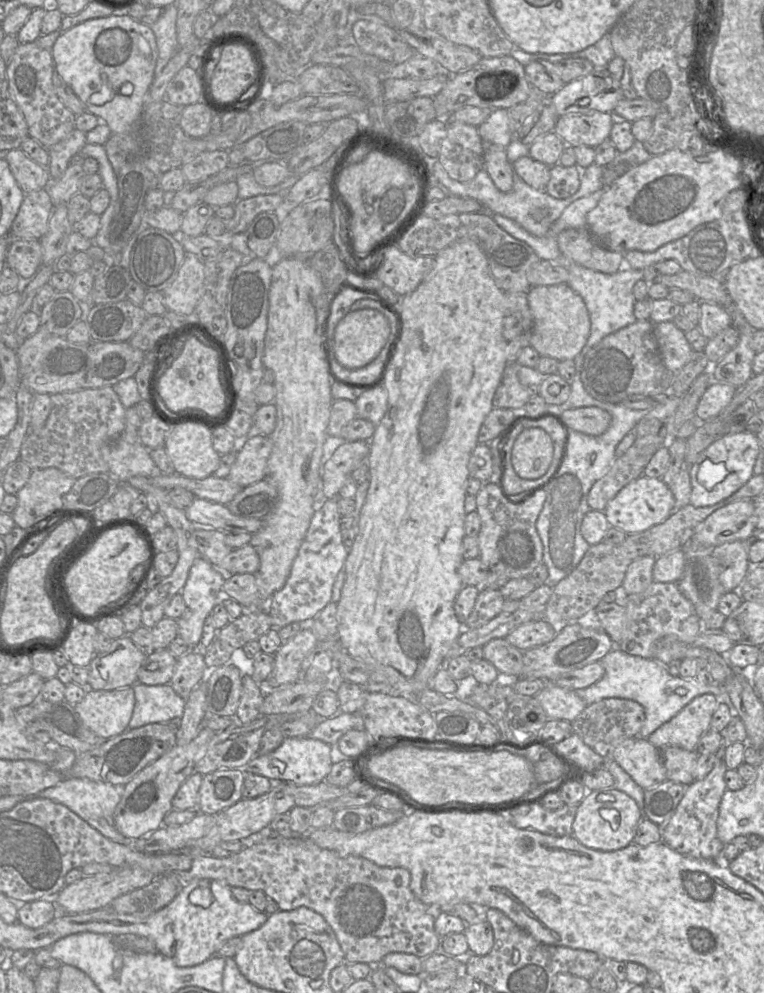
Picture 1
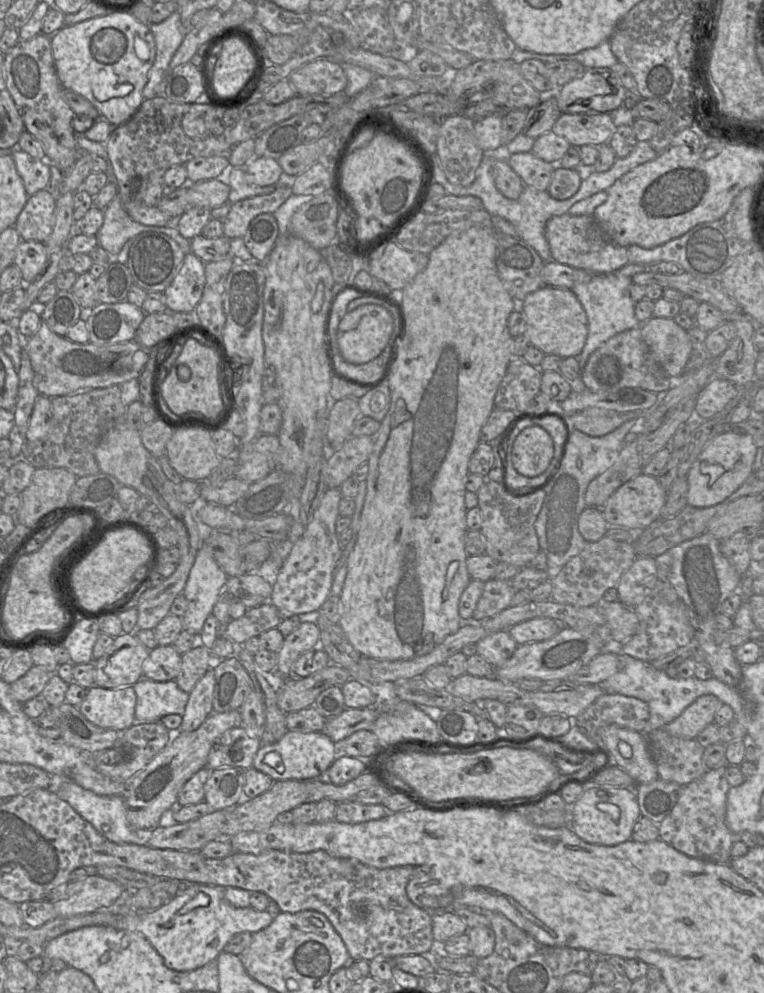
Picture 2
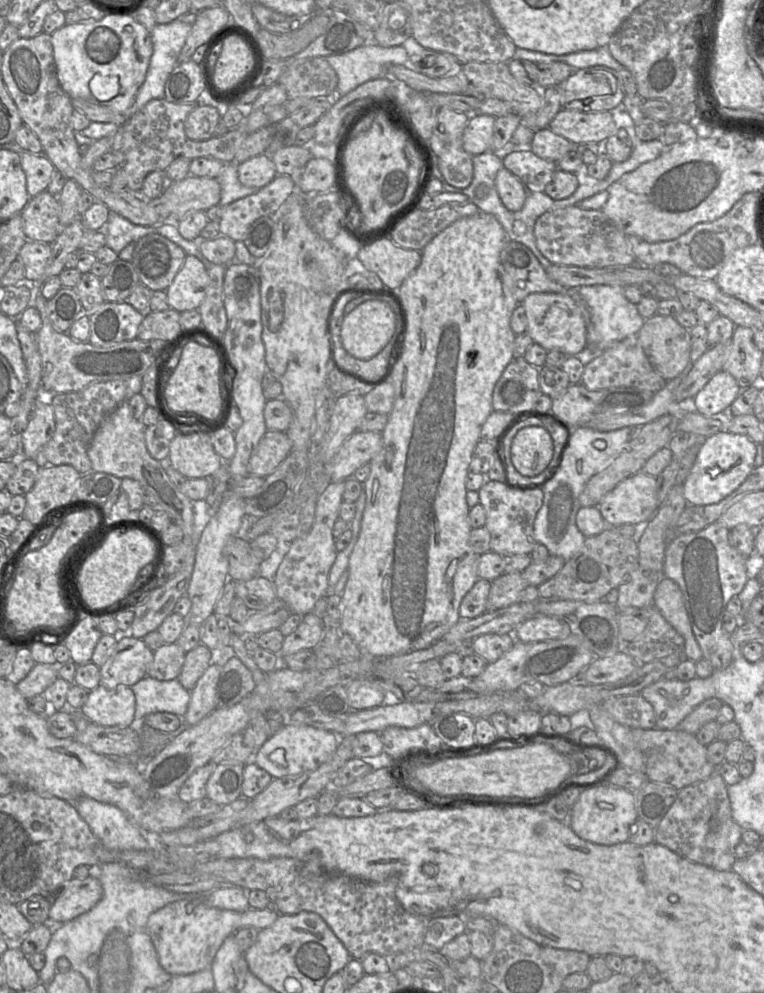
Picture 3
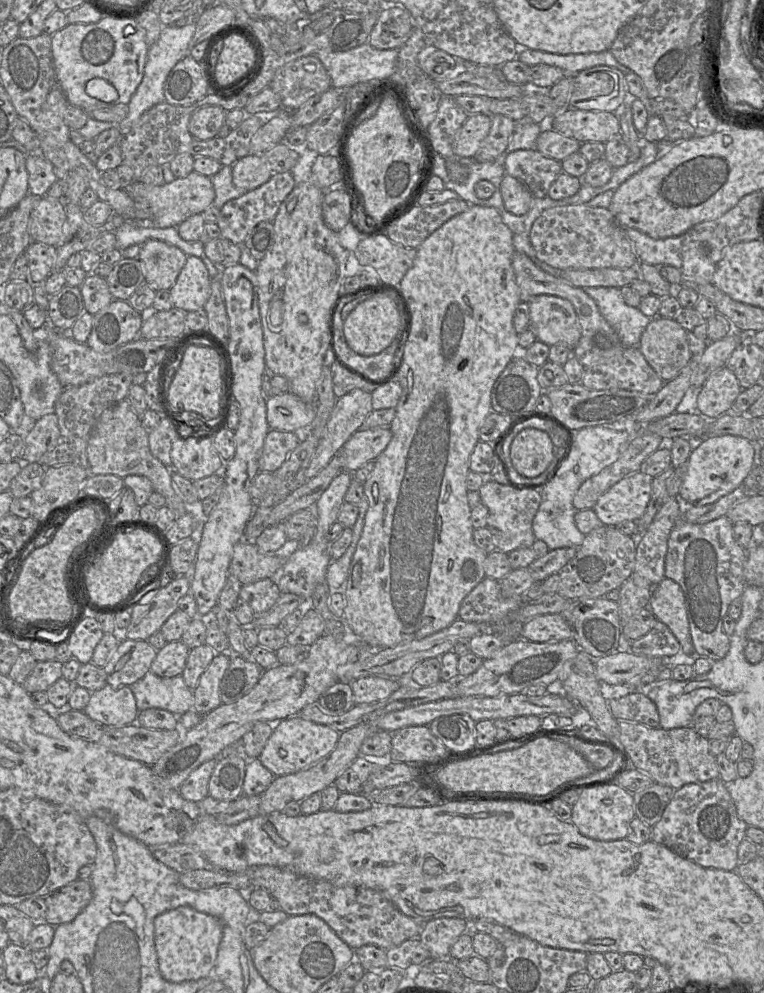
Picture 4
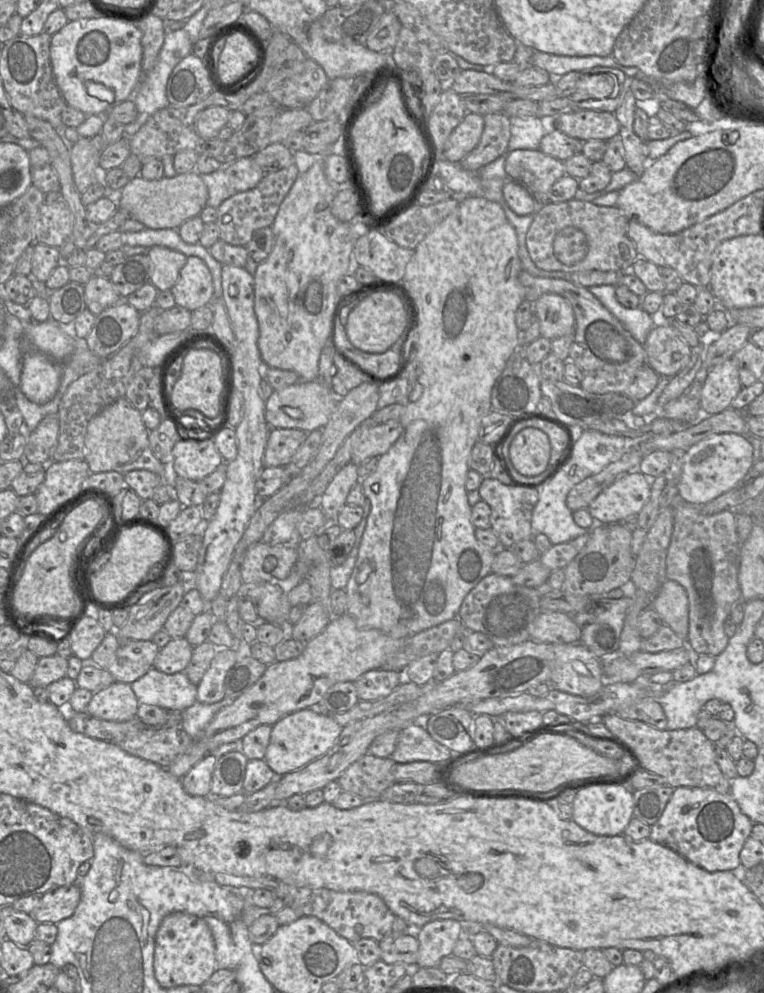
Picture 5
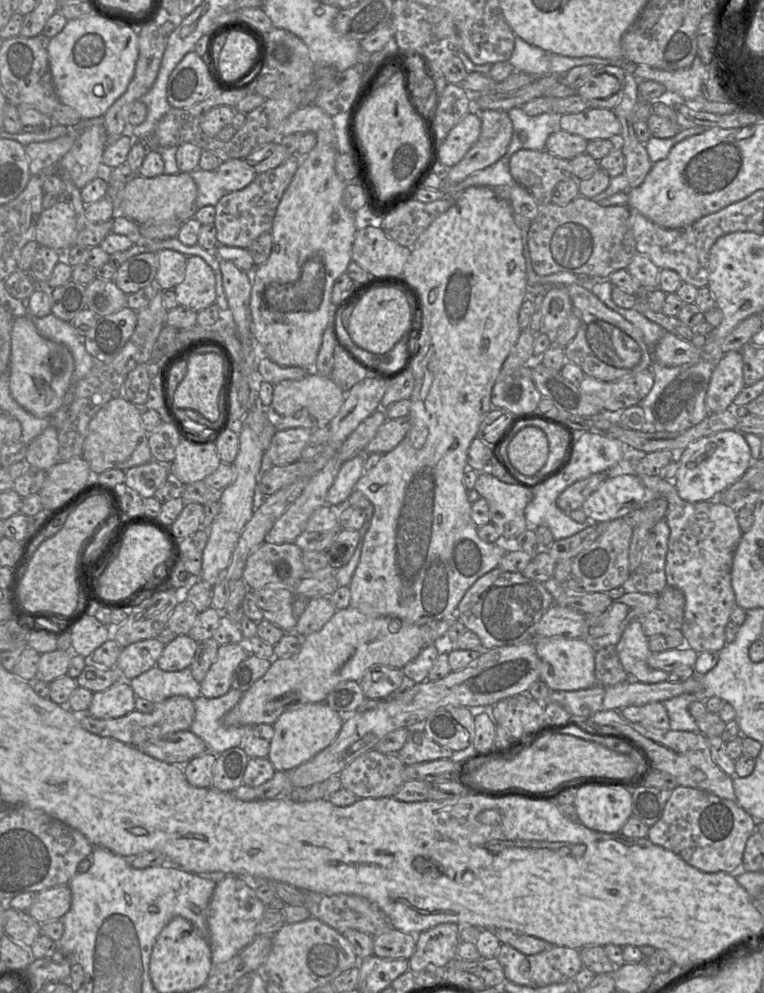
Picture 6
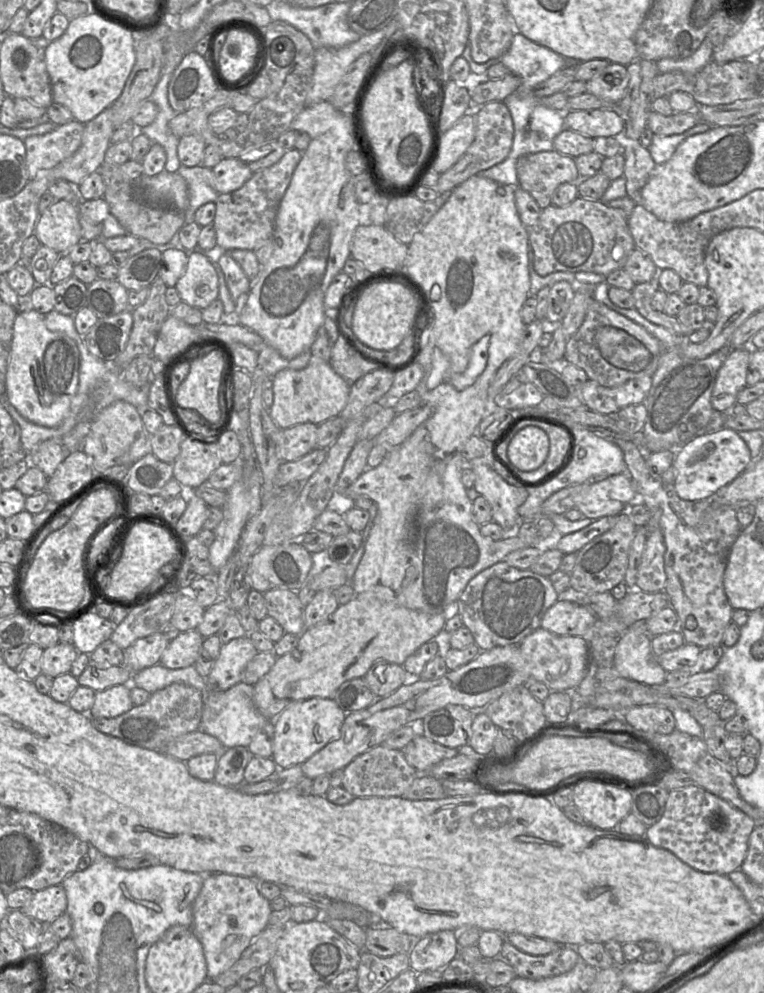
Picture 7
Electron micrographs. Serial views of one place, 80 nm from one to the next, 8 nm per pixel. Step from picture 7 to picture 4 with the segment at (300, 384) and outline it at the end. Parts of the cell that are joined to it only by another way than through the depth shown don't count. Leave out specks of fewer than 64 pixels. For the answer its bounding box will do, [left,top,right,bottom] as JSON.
[266,391,315,433]

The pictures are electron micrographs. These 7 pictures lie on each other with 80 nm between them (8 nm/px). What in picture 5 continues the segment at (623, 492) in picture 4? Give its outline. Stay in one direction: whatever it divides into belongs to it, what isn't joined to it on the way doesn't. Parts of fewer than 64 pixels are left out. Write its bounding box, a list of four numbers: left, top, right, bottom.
[587,470,651,523]

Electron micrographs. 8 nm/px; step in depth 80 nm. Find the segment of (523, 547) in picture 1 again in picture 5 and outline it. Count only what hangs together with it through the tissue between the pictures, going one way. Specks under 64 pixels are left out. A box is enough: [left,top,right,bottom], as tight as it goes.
[478,476,538,548]

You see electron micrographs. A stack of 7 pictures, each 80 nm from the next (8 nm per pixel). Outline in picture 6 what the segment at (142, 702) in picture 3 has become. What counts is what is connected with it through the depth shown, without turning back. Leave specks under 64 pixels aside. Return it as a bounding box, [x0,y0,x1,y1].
[129,666,201,703]

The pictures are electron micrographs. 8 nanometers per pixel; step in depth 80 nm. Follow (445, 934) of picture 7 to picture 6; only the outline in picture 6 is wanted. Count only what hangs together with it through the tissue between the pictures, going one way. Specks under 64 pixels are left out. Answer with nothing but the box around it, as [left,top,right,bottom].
[409,923,460,973]

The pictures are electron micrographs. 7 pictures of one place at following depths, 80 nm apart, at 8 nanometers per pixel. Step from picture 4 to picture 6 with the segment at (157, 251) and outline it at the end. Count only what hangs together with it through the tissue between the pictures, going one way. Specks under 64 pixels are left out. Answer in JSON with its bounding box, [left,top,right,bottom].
[155,249,187,290]

